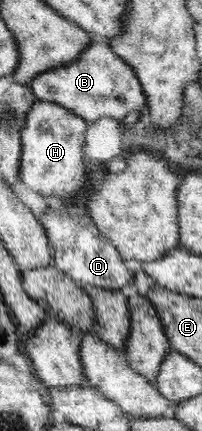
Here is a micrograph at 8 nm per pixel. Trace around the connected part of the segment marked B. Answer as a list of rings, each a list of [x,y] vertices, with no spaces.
[[[90,34],[90,39],[89,48],[83,50],[77,60],[35,76],[29,82],[29,87],[38,100],[60,104],[88,123],[109,116],[118,120],[121,127],[125,126],[123,122],[129,112],[136,112],[139,116],[147,112],[147,97],[143,93],[143,85],[133,67],[111,49],[105,37]]]

